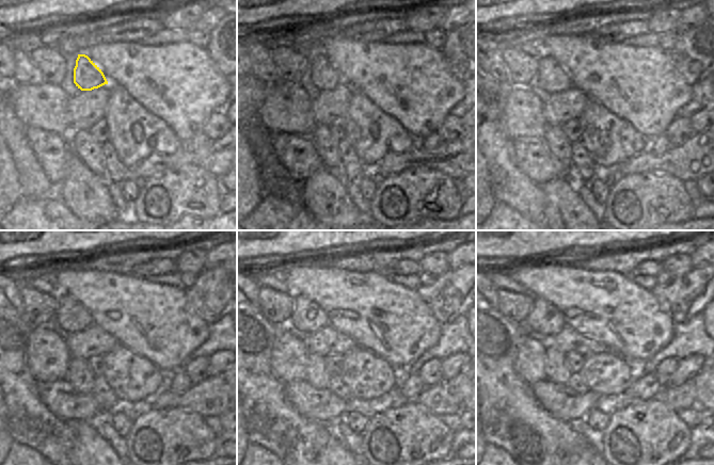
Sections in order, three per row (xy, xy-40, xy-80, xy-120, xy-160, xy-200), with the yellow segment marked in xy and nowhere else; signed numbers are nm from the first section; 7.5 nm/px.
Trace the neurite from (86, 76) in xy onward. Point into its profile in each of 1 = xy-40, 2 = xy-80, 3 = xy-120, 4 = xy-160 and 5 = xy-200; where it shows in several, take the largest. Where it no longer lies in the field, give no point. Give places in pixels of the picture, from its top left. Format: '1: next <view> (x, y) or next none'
1: next xy-40 (323, 76)
2: next xy-80 (552, 78)
3: next xy-120 (72, 317)
4: next xy-160 (307, 317)
5: next xy-200 (544, 319)

